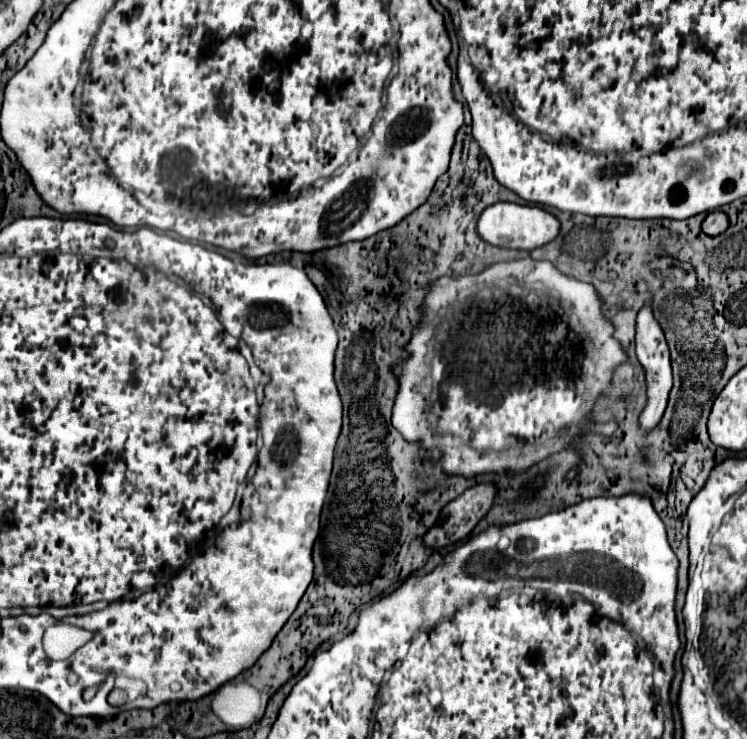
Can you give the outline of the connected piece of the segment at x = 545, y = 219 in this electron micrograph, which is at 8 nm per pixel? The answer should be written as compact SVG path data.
M495 203L481 213L477 223L477 233L481 235L483 241L497 247L535 249L557 237L559 221L541 207L529 207L529 205L517 205L517 203Z

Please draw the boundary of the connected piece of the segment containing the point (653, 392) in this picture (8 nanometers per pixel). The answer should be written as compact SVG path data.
M643 307L637 315L637 339L635 339L635 343L637 343L637 359L645 369L645 381L647 381L647 405L639 415L639 425L647 433L647 431L653 431L659 425L659 421L663 417L663 411L667 407L671 385L673 385L669 347L665 343L663 331L661 331L659 323L653 319L653 313L649 311L649 307Z

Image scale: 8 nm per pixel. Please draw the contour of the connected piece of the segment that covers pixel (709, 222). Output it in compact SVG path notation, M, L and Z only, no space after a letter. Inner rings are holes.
M715 211L715 213L709 213L707 217L705 217L705 221L703 221L703 233L705 235L721 235L725 229L727 229L727 225L729 225L729 219L727 219L727 215L725 213L721 213L721 211Z

